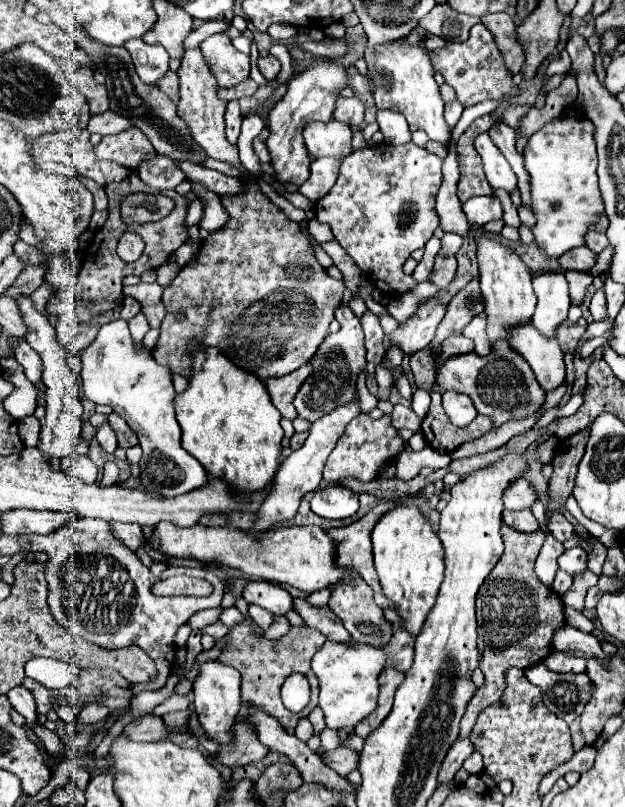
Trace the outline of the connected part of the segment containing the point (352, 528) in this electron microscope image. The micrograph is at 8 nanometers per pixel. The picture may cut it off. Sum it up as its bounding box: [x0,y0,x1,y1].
[326,502,396,610]

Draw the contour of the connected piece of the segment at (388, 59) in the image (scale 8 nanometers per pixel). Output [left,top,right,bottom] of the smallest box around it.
[368,42,452,152]

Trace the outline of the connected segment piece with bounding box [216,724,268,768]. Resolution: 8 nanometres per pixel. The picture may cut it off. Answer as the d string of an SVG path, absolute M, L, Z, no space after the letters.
M235 724L232 733L232 743L220 746L220 752L216 756L216 760L222 766L228 766L228 768L246 766L250 762L262 760L268 754L268 750L256 740L256 734L244 724Z

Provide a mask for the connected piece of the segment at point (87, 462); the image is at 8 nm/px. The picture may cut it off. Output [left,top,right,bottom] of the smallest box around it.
[62,454,98,482]

